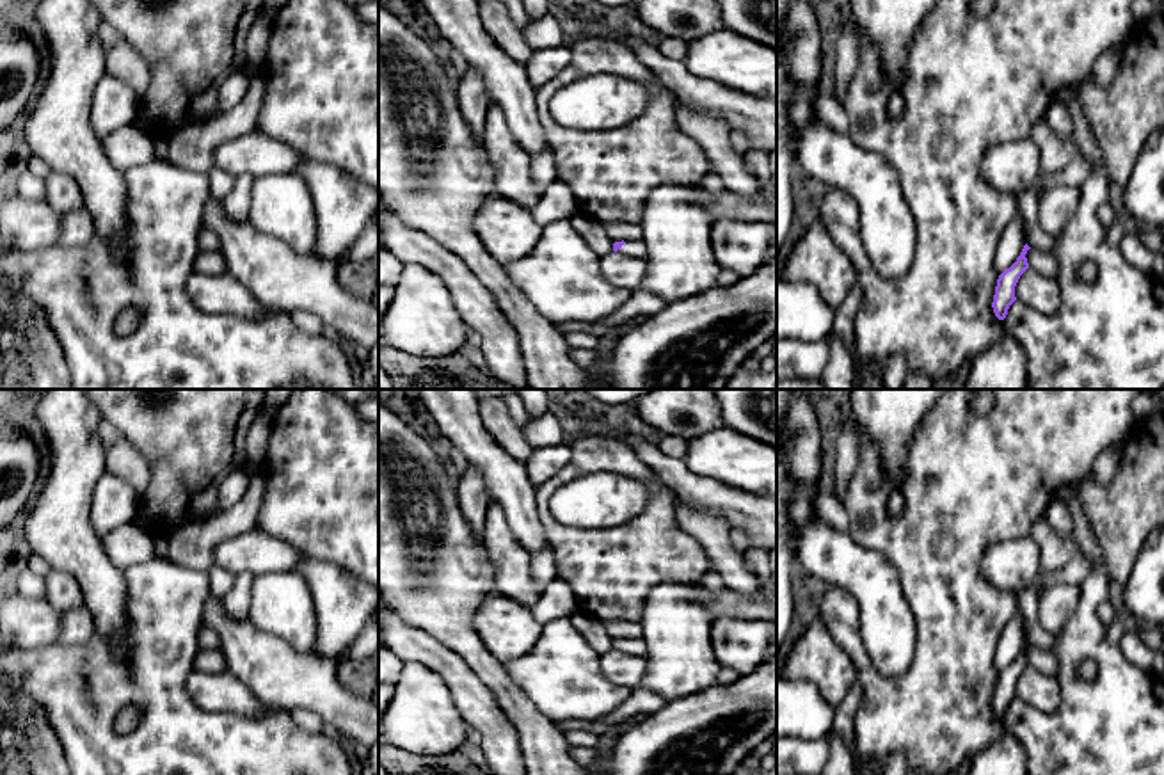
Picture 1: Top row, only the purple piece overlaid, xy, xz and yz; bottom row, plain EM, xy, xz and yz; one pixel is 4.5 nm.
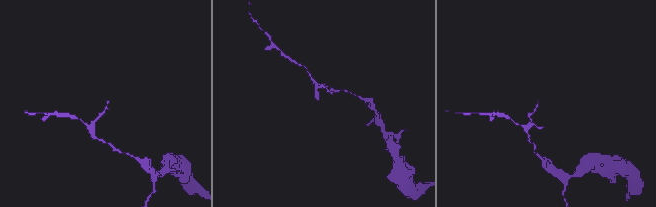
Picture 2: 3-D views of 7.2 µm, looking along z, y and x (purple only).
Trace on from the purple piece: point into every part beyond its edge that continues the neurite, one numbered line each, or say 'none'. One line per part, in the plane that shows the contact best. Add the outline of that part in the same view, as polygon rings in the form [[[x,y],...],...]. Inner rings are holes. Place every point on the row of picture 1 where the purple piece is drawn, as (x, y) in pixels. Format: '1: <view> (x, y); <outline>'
1: xz (631, 247); [[[643,238],[627,240],[617,252],[631,256],[631,258],[643,258],[643,256],[647,256],[647,245],[645,245]]]

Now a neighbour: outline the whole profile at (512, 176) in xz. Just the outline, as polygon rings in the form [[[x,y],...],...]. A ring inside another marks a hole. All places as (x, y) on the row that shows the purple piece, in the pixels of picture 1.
[[[490,103],[483,128],[483,146],[494,169],[496,196],[533,208],[540,192],[530,171],[530,155],[512,135],[503,110]]]

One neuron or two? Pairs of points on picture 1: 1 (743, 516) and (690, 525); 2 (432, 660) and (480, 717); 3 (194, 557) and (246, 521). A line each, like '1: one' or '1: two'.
1: two
2: one
3: one

